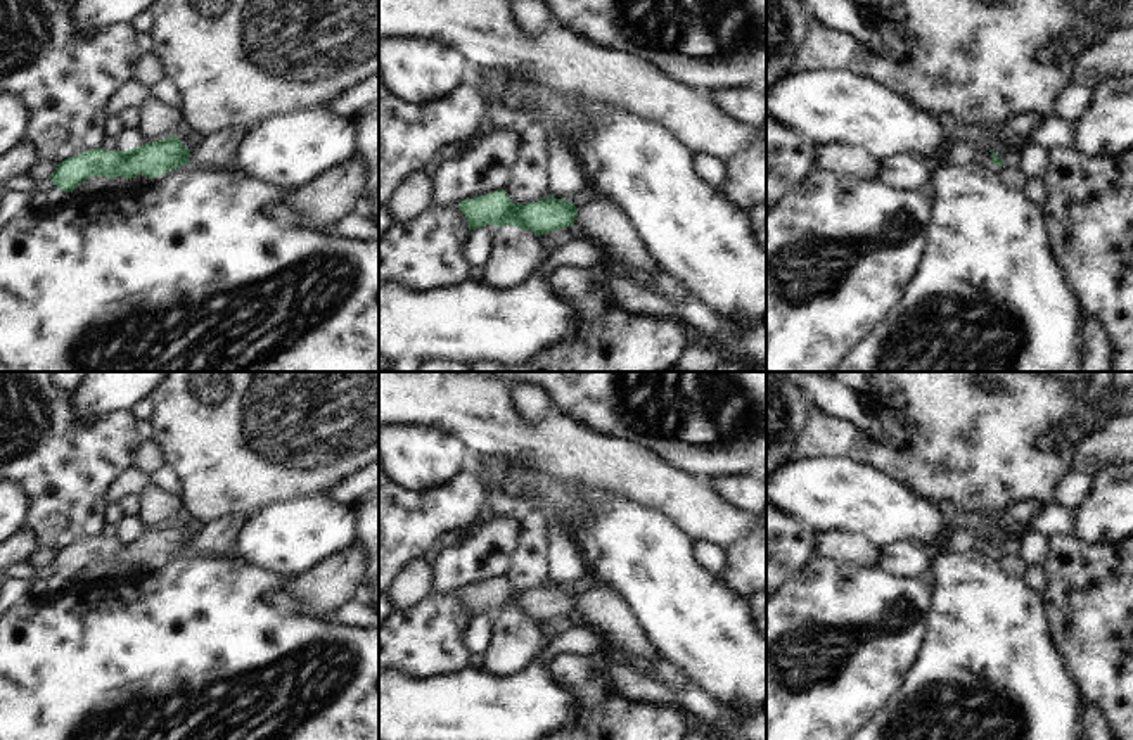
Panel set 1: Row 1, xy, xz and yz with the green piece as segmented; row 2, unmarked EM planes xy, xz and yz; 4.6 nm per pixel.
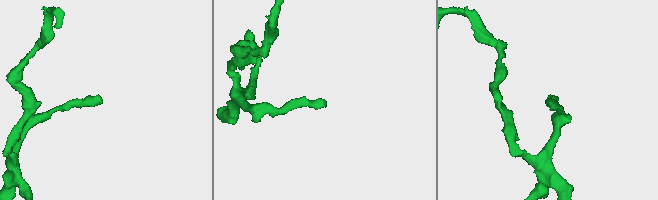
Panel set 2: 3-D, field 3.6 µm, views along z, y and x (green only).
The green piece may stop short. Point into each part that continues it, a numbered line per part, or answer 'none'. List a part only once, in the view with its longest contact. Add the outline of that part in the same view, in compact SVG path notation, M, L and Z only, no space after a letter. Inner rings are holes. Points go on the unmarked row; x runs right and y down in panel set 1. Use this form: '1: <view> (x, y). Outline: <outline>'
1: yz (1005, 540). Outline: M1005 527L1002 534L995 536L998 546L1002 550L1010 550L1014 548L1014 529L1012 527Z

